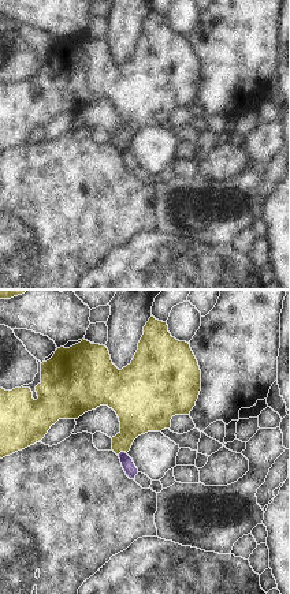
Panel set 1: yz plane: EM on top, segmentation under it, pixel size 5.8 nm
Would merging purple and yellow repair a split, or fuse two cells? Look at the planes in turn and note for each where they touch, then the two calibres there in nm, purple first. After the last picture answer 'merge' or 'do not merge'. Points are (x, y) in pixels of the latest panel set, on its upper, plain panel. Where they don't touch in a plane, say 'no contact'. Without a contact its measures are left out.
(122, 146) | 70/240 nm

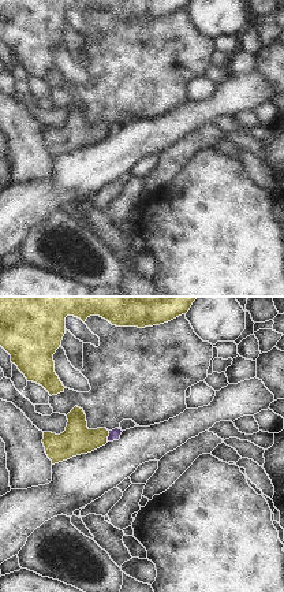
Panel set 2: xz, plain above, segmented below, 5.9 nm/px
(108, 130) | 70/180 nm

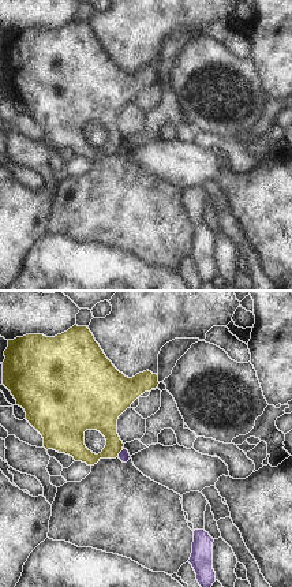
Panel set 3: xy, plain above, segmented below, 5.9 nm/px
(120, 146) | 70/190 nm

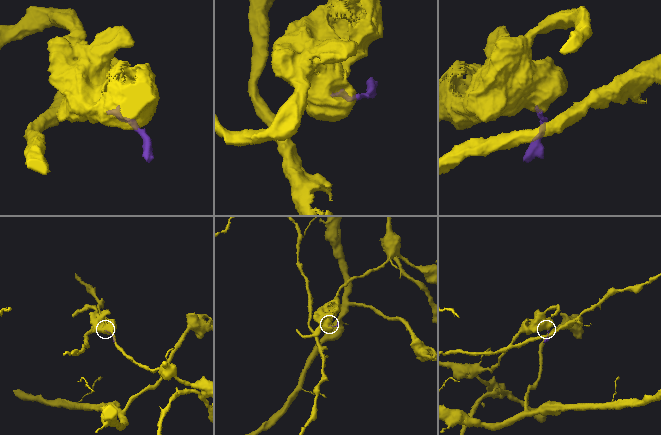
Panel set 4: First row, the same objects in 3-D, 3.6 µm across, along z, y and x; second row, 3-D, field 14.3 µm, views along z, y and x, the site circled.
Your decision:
do not merge

